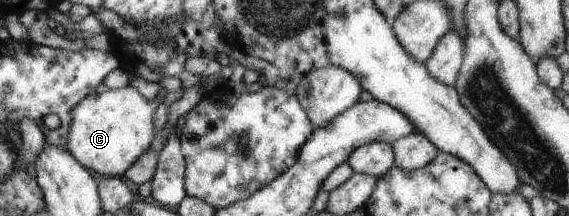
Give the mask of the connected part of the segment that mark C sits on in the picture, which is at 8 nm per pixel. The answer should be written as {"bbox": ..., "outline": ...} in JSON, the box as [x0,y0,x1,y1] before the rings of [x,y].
{"bbox":[65,87,158,177],"outline":[[[134,87],[107,89],[88,94],[71,110],[65,147],[70,155],[96,177],[120,177],[149,149],[155,133],[153,112],[158,103],[147,101]]]}

